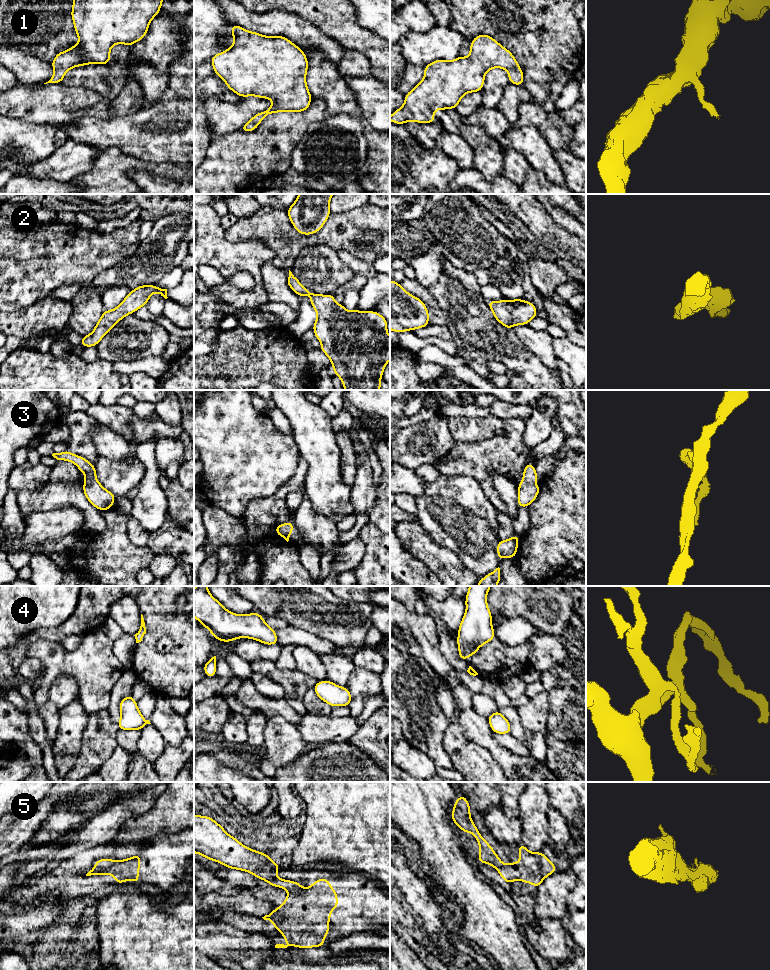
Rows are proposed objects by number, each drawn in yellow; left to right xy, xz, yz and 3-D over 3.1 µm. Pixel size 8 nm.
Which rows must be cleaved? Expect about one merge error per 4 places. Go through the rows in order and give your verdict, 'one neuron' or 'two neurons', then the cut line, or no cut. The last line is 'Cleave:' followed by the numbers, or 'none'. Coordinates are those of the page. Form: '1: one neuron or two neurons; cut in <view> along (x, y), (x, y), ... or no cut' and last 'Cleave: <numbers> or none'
1: one neuron; no cut
2: one neuron; no cut
3: one neuron; no cut
4: one neuron; no cut
5: two neurons; cut in xy along (113, 861), (104, 869), (96, 869), (94, 867)
Cleave: 5

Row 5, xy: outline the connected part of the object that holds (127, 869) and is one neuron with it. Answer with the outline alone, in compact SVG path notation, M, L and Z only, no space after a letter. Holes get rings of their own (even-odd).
M140 853L134 855L131 858L124 860L115 860L112 865L105 870L98 870L95 866L87 873L87 876L91 875L114 875L115 884L122 884L127 880L132 880L136 883L140 883L141 880L138 877L140 865Z

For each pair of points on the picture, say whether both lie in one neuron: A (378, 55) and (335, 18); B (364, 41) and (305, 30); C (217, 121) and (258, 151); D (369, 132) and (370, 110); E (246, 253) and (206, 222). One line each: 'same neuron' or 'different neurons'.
A: same neuron
B: different neurons
C: different neurons
D: different neurons
E: same neuron

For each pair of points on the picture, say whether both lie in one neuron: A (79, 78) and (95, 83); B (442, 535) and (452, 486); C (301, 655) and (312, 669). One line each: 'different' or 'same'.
A: same
B: same
C: same

